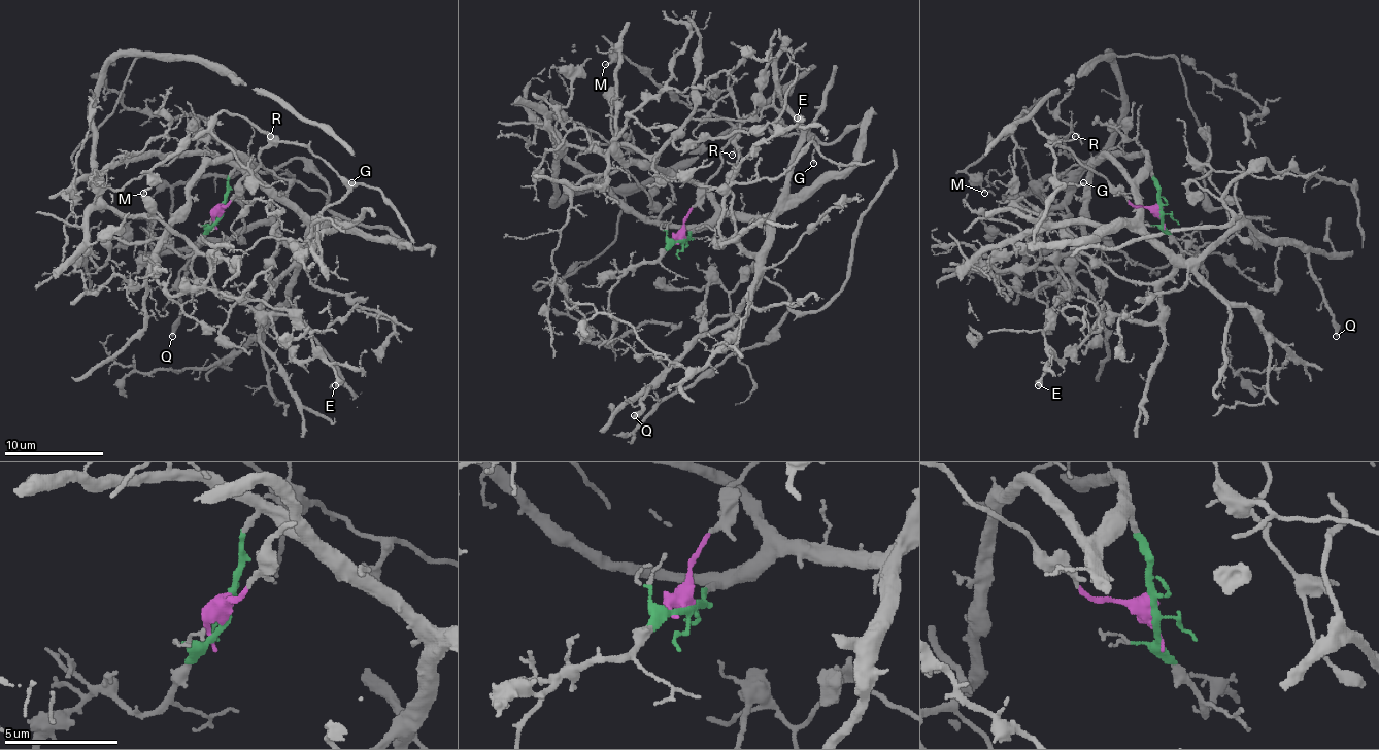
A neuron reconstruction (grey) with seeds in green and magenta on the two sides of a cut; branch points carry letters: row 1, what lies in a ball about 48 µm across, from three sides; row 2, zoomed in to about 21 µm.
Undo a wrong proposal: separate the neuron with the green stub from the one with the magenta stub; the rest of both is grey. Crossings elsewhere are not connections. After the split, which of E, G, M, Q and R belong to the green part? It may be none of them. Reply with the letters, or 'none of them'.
E, Q

